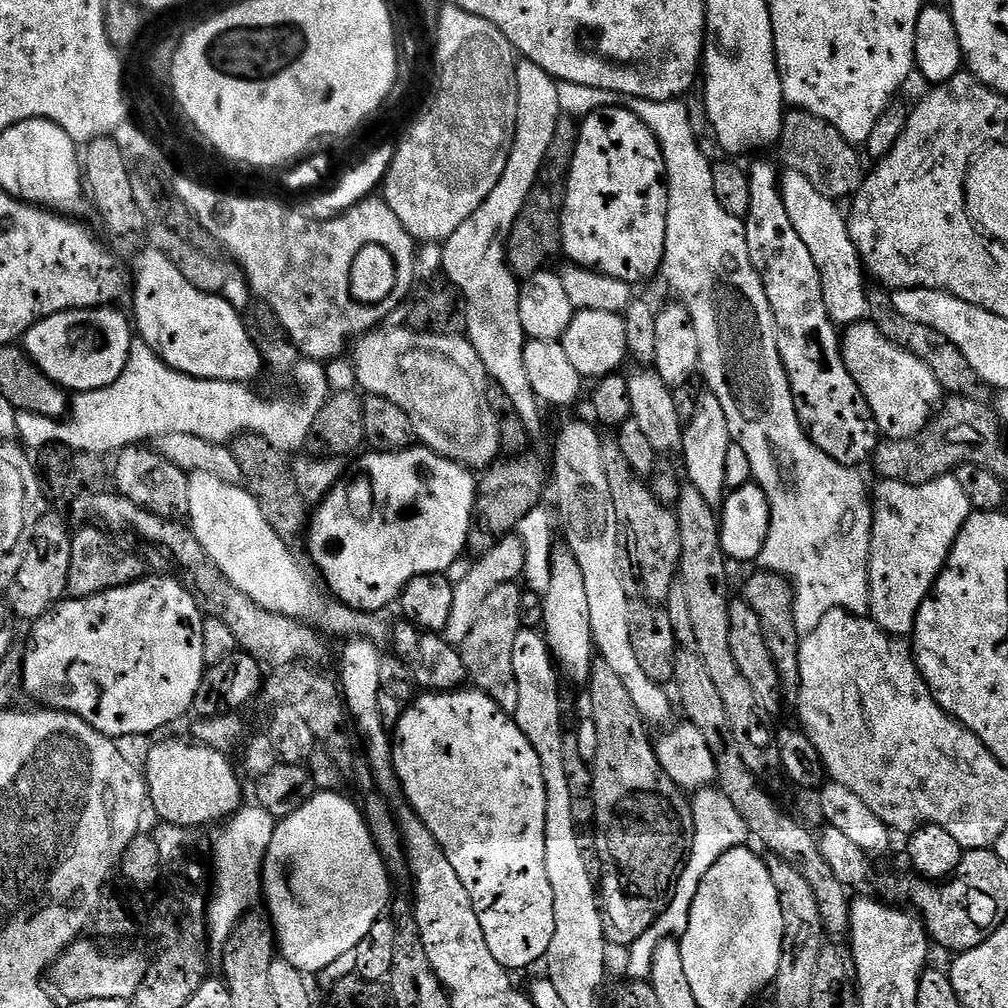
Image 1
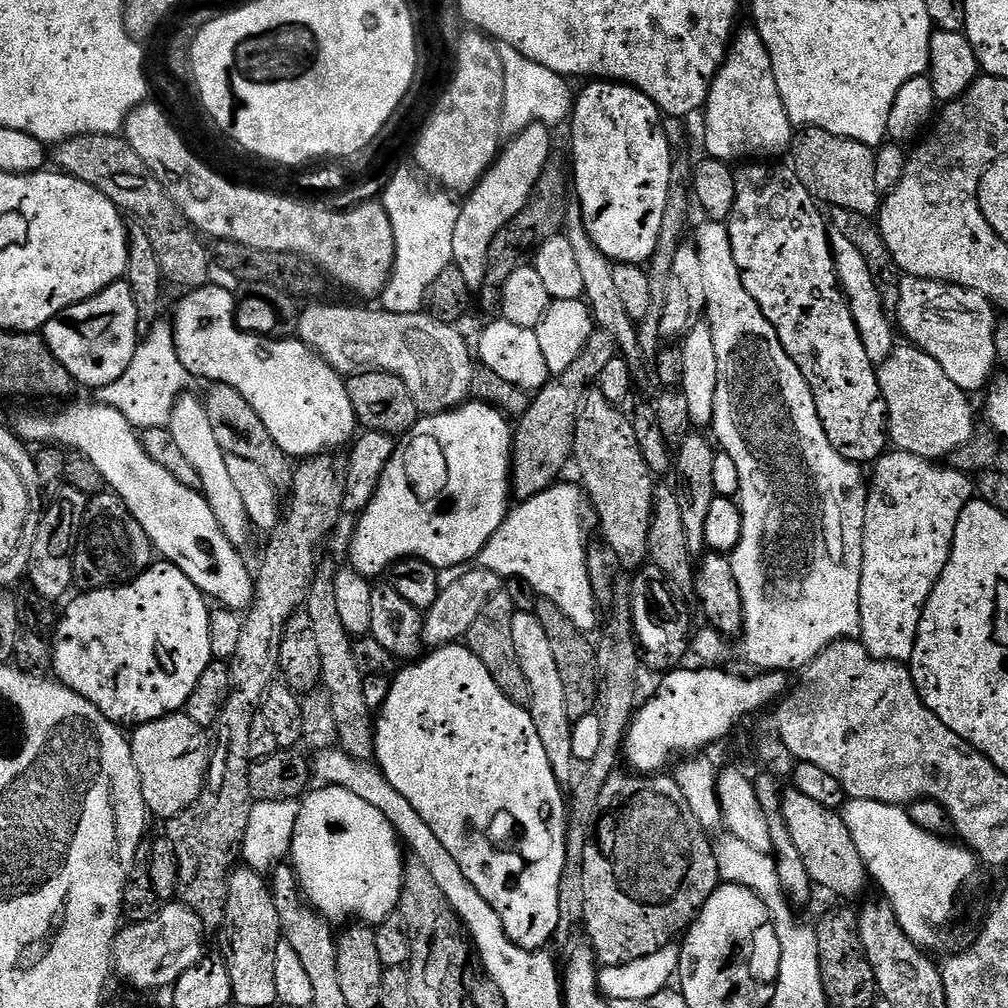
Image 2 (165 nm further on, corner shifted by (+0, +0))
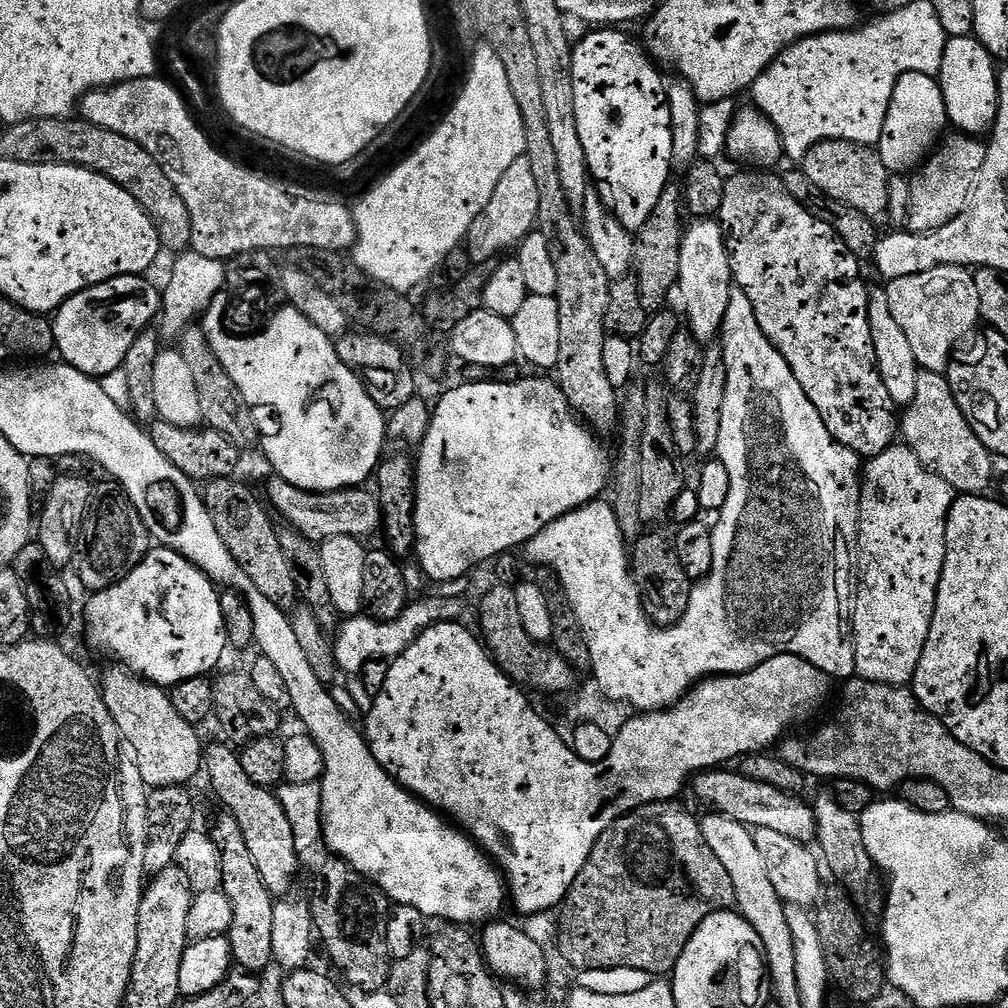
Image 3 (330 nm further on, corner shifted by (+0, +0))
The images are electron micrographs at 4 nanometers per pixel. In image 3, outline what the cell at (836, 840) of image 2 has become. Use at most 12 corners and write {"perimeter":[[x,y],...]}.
{"perimeter":[[738,770],[699,773],[705,809],[801,842],[817,835],[811,803]]}

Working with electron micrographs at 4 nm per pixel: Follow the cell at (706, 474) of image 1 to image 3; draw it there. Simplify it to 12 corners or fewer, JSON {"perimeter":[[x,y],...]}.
{"perimeter":[[683,229],[678,293],[687,331],[719,333],[734,286],[724,230]]}

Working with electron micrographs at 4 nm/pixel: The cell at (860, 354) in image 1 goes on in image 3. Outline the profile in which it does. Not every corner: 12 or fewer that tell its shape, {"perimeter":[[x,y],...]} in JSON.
{"perimeter":[[921,371],[898,432],[953,493],[989,491],[994,457]]}

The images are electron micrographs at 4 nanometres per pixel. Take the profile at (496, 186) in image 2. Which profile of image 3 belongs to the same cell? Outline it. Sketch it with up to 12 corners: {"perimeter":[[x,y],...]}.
{"perimeter":[[525,155],[498,178],[466,237],[469,261],[495,261],[536,228]]}

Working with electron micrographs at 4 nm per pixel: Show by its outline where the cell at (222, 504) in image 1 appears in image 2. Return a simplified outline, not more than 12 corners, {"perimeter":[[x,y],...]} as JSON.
{"perimeter":[[181,395],[166,425],[198,470],[199,491],[234,547],[250,528],[199,395]]}

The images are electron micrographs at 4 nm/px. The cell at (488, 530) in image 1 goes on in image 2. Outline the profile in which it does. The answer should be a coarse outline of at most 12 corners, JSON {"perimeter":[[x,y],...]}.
{"perimeter":[[594,330],[531,397],[512,437],[510,492],[542,494],[573,459],[585,392],[617,359]]}

